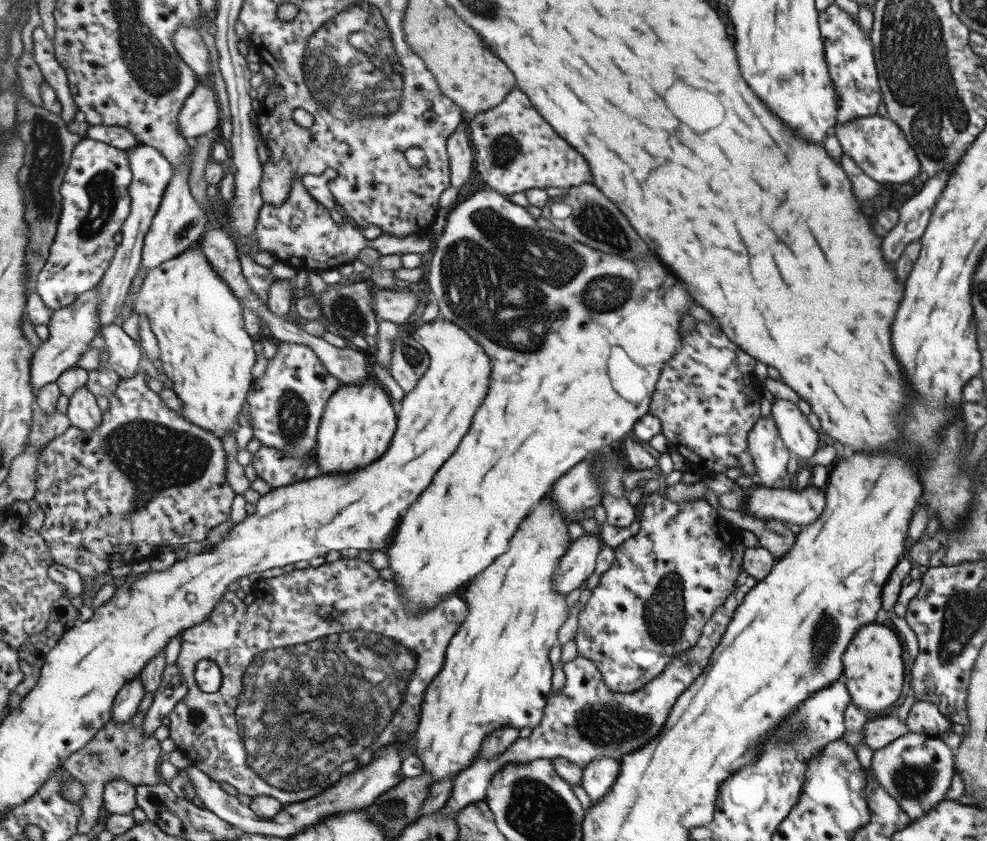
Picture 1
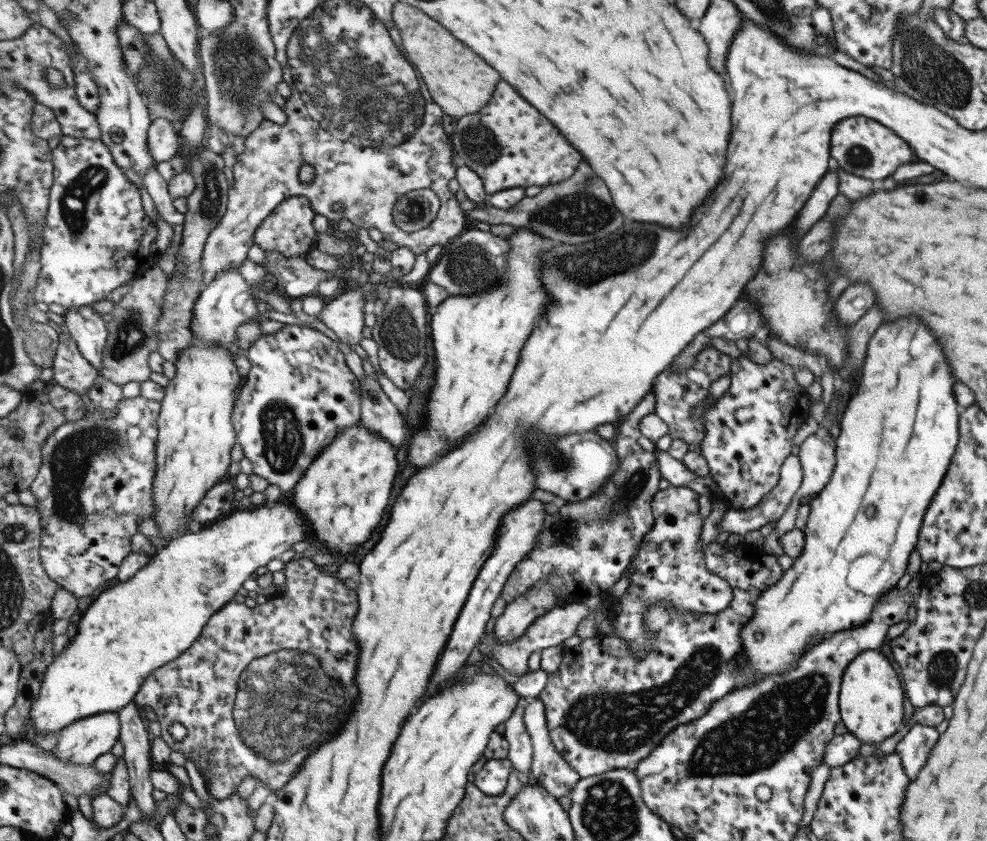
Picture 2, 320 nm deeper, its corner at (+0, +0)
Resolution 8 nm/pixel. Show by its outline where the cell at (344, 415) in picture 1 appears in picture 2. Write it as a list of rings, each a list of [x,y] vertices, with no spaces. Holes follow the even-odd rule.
[[[356,424],[344,430],[314,460],[291,493],[291,503],[312,528],[311,541],[315,545],[331,554],[351,554],[373,538],[371,534],[391,502],[397,472],[396,448],[364,424]]]

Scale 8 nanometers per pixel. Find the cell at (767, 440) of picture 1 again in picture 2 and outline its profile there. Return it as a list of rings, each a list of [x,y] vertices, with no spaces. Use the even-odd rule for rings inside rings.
[[[747,354],[731,360],[728,374],[730,378],[729,387],[720,397],[714,400],[712,407],[704,412],[702,416],[704,437],[702,438],[702,442],[698,444],[698,451],[702,453],[707,463],[708,475],[716,484],[716,488],[718,488],[718,493],[713,493],[712,497],[708,497],[711,503],[721,502],[723,508],[726,508],[726,510],[753,508],[756,504],[759,504],[763,496],[777,484],[779,468],[781,468],[782,462],[786,459],[786,456],[789,455],[789,451],[792,447],[791,438],[795,436],[795,432],[797,432],[797,428],[799,428],[802,421],[809,416],[810,401],[807,396],[806,388],[797,384],[797,381],[793,377],[794,370],[791,370],[791,366],[789,365],[790,364],[781,362],[775,357],[769,359],[765,364],[757,364],[754,363]]]

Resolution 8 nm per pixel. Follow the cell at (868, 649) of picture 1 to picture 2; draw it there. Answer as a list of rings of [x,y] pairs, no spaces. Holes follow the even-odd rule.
[[[879,650],[861,651],[849,661],[840,679],[838,712],[846,732],[858,742],[876,743],[876,746],[896,733],[903,720],[904,690],[895,670]]]

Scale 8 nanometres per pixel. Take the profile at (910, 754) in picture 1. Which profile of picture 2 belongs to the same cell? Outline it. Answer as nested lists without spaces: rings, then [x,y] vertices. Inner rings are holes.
[[[915,723],[903,735],[903,739],[898,741],[894,752],[899,756],[908,780],[913,780],[917,776],[939,735],[931,725]]]

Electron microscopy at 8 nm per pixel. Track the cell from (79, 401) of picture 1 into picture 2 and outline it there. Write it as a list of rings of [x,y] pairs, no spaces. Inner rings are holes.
[[[65,314],[62,315],[64,323],[60,326],[58,353],[52,366],[53,378],[64,388],[77,391],[79,394],[87,392],[95,385],[101,376],[98,370],[82,355],[78,344],[72,337],[65,324]]]

